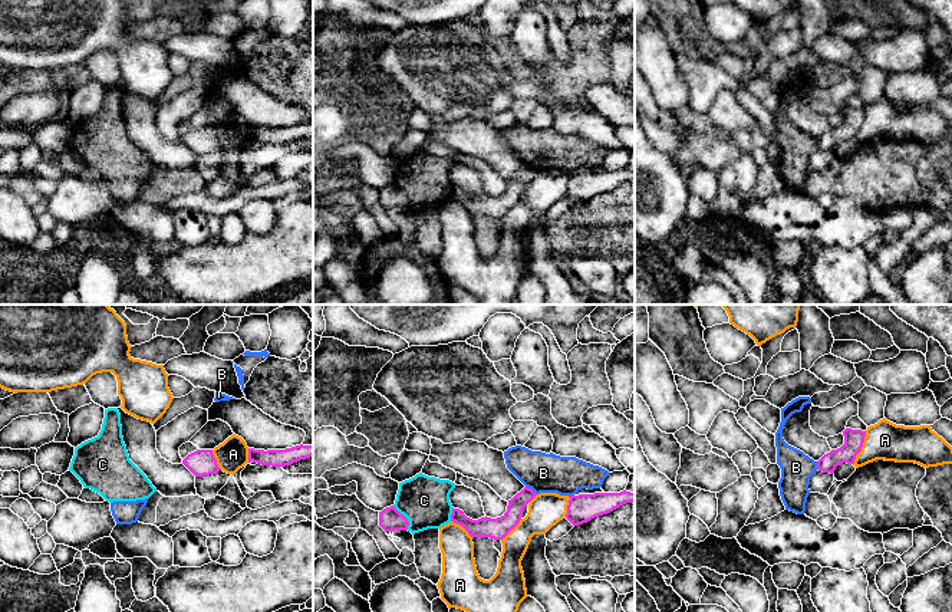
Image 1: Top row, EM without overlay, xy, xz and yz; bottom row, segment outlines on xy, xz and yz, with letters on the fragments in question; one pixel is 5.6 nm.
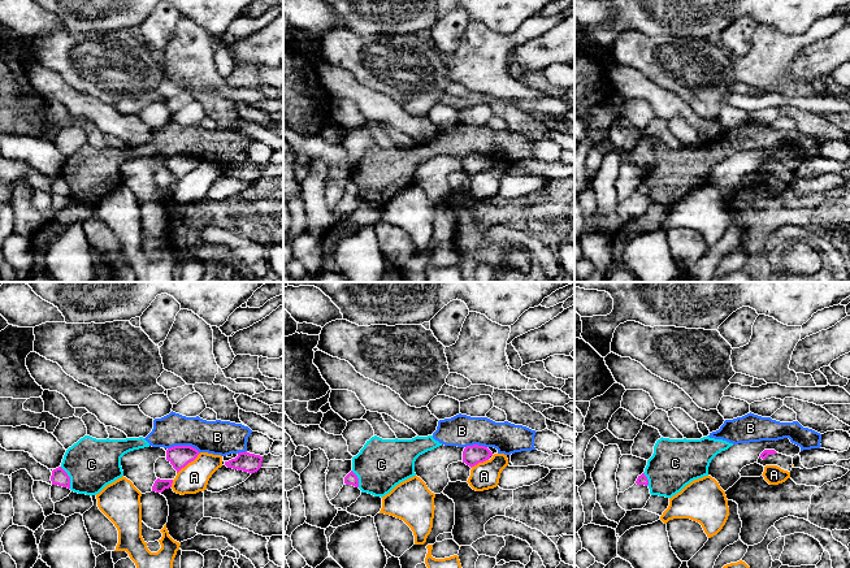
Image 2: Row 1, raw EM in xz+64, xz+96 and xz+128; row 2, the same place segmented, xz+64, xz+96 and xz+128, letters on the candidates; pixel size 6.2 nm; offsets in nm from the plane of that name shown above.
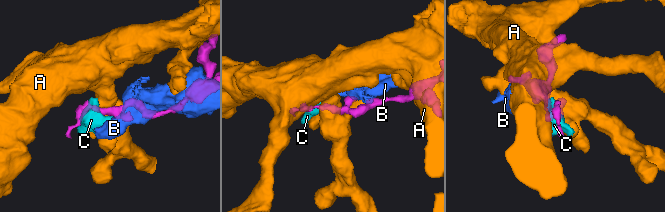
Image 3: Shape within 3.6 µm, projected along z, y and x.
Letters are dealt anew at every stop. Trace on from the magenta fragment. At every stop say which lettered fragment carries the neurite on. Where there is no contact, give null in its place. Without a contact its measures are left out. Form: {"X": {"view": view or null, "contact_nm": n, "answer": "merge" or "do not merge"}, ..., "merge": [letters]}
{"A": {"view": "yz", "contact_nm": 200, "answer": "do not merge"}, "B": {"view": "xz", "contact_nm": 80, "answer": "do not merge"}, "C": {"view": "xz", "contact_nm": 170, "answer": "do not merge"}, "merge": []}

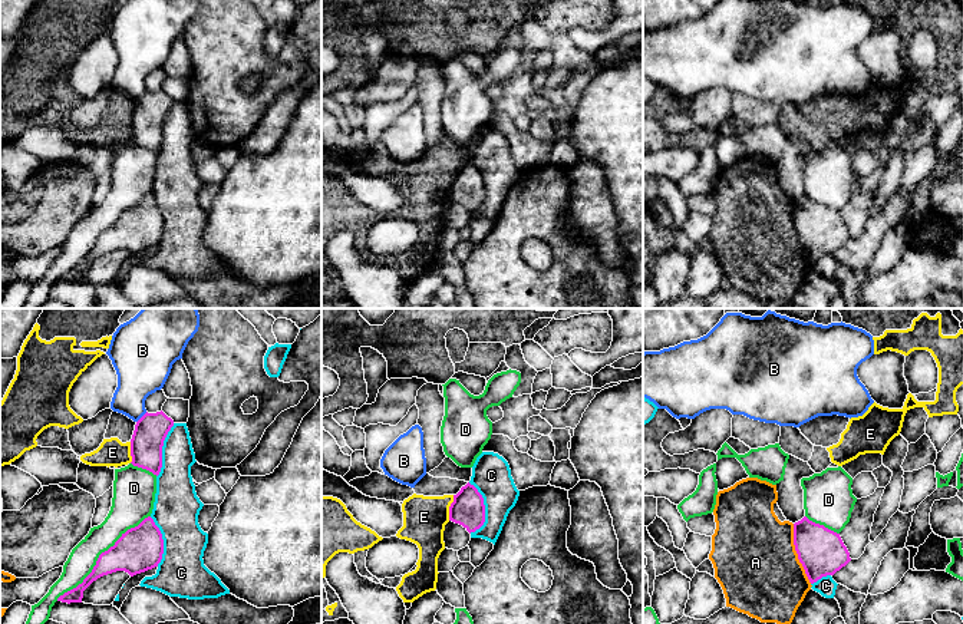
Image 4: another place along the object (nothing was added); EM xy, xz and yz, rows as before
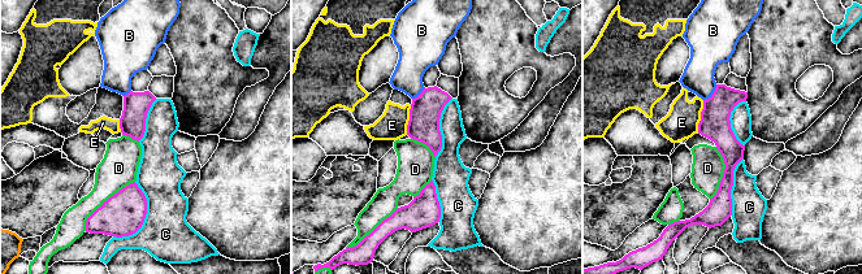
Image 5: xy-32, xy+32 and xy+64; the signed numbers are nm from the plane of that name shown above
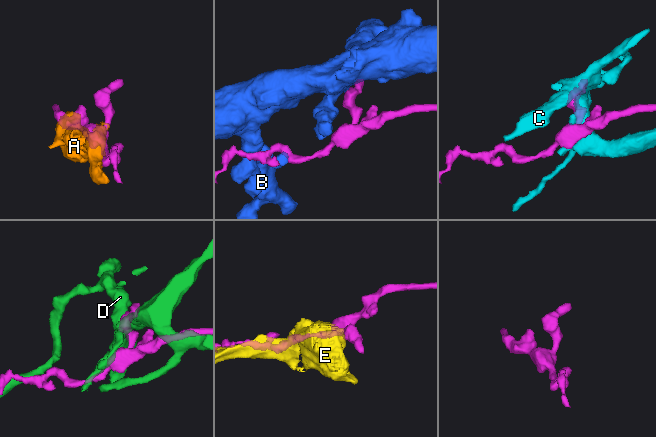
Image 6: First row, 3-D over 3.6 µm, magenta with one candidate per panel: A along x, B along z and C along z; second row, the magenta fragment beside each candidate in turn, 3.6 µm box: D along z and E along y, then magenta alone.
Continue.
{"A": {"view": "yz", "contact_nm": 360, "answer": "do not merge"}, "B": {"view": "xy", "contact_nm": 90, "answer": "do not merge"}, "C": {"view": "xz", "contact_nm": 280, "answer": "do not merge"}, "D": {"view": "xy", "contact_nm": 700, "answer": "do not merge"}, "E": {"view": "xz", "contact_nm": 150, "answer": "do not merge"}, "merge": []}

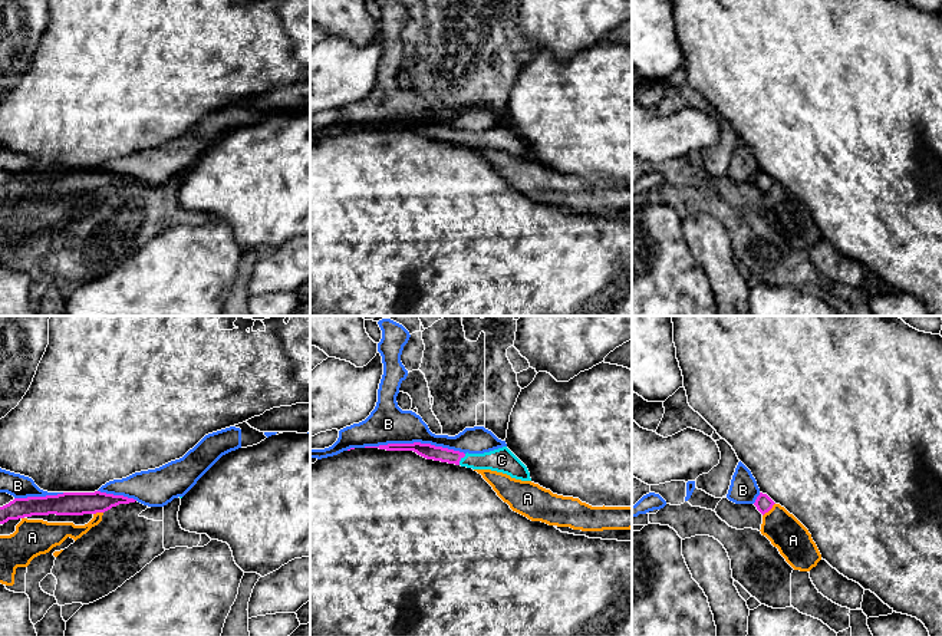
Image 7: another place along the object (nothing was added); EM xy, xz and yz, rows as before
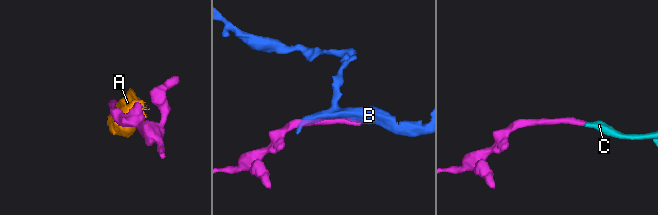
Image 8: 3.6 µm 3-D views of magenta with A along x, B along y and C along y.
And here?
{"A": {"view": "yz", "contact_nm": 100, "answer": "do not merge"}, "B": {"view": "xz", "contact_nm": 550, "answer": "do not merge"}, "C": {"view": "xz", "contact_nm": 80, "answer": "merge"}, "merge": ["C"]}

